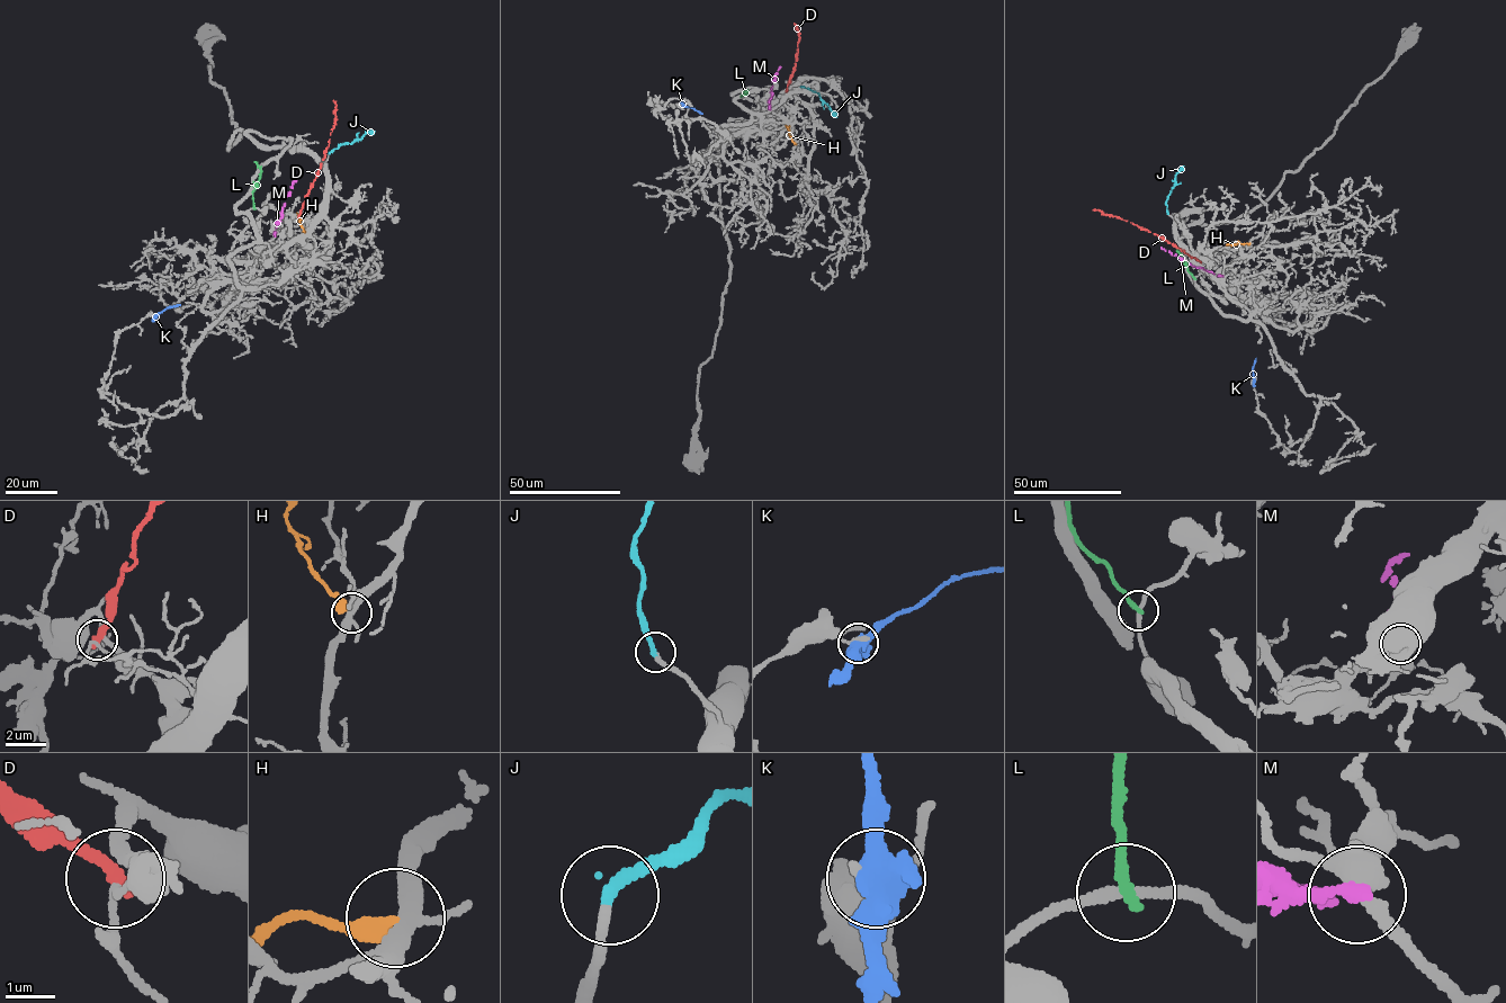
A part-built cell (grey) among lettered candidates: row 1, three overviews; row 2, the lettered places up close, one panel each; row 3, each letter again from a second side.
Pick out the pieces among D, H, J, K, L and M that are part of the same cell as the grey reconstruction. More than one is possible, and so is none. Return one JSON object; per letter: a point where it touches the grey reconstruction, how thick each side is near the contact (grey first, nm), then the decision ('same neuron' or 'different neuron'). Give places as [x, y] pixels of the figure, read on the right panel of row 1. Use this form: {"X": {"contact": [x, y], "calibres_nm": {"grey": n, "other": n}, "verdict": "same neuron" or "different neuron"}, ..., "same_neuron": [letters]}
{"D": {"contact": [1200, 262], "calibres_nm": {"grey": 110, "other": 320}, "verdict": "different neuron"}, "H": {"contact": [1249, 243], "calibres_nm": {"grey": 320, "other": 400}, "verdict": "different neuron"}, "J": {"contact": [1168, 214], "calibres_nm": {"grey": 200, "other": 260}, "verdict": "same neuron"}, "K": {"contact": [1254, 381], "calibres_nm": {"grey": 220, "other": 550}, "verdict": "different neuron"}, "L": {"contact": [1194, 279], "calibres_nm": {"grey": 180, "other": 240}, "verdict": "different neuron"}, "M": {"contact": [1222, 276], "calibres_nm": {"grey": 400, "other": 280}, "verdict": "different neuron"}, "same_neuron": ["J"]}

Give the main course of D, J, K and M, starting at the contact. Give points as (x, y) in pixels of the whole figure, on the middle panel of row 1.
D: (786, 91), (796, 65), (799, 38), (794, 24)
J: (800, 87), (817, 92), (836, 117)
K: (683, 105), (702, 114)
M: (770, 109), (770, 88), (780, 66)

